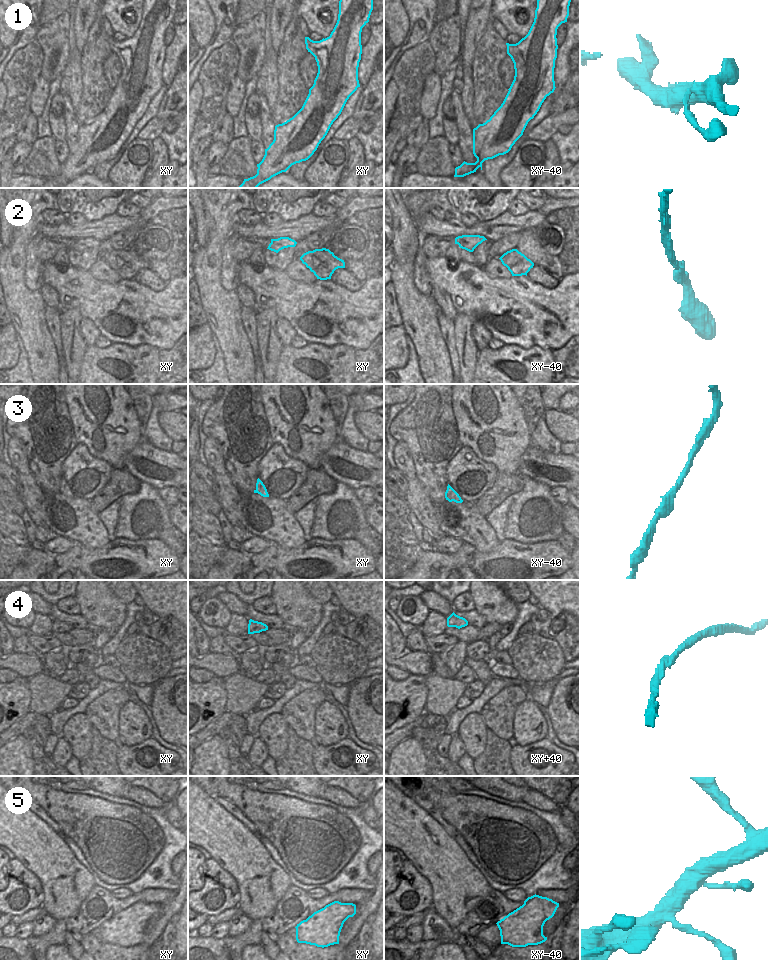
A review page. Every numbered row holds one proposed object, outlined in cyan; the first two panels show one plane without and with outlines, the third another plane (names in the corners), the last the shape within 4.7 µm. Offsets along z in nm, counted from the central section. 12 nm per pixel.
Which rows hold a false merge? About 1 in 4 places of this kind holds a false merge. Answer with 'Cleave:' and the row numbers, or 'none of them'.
Cleave: none of them

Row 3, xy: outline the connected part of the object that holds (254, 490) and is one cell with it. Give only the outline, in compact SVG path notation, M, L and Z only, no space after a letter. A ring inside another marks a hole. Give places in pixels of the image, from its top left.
M259 478L257 479L256 489L254 490L254 493L258 493L263 497L269 497L269 494L267 492L265 485Z

